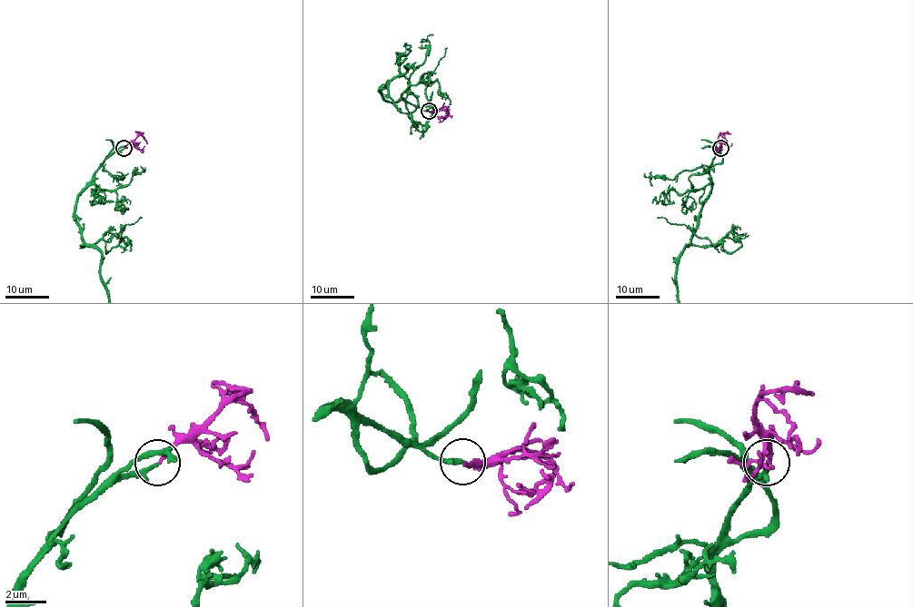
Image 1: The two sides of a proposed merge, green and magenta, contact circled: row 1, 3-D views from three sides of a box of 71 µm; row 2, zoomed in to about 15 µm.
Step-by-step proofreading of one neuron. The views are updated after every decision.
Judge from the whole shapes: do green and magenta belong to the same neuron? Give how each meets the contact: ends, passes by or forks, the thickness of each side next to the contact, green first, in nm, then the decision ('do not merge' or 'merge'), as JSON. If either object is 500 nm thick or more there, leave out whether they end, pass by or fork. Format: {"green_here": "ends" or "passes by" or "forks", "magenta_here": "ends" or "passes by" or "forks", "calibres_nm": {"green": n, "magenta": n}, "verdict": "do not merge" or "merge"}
{"green_here": "ends", "magenta_here": "ends", "calibres_nm": {"green": 220, "magenta": 240}, "verdict": "merge"}

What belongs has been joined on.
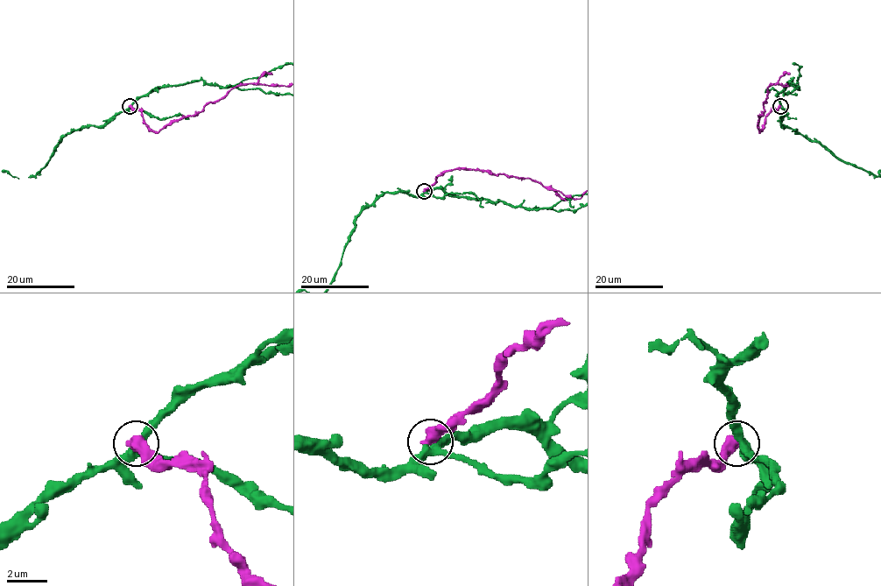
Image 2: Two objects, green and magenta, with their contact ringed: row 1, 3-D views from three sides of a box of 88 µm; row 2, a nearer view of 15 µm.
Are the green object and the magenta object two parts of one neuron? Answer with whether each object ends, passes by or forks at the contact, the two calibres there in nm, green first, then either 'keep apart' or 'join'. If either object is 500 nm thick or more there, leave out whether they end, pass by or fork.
360 nm thick on the green side, 600 nm on the other; keep apart

